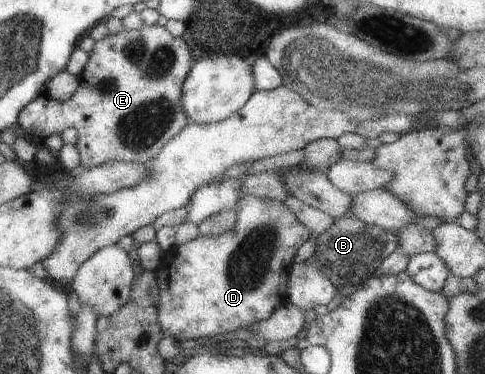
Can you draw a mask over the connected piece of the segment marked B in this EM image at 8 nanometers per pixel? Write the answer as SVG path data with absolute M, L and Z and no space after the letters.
M350 216L334 218L330 227L314 236L314 240L315 245L309 261L314 262L314 267L318 267L318 271L326 275L337 290L360 285L376 271L381 258L398 249L395 230L368 225Z

